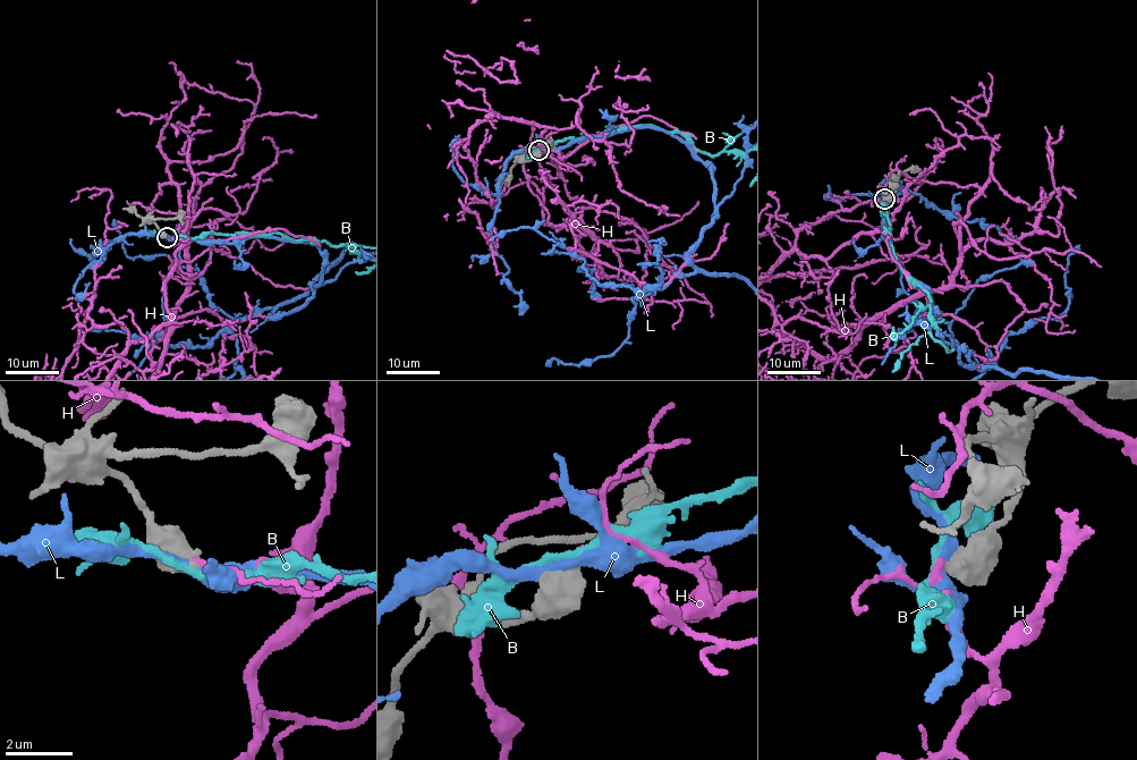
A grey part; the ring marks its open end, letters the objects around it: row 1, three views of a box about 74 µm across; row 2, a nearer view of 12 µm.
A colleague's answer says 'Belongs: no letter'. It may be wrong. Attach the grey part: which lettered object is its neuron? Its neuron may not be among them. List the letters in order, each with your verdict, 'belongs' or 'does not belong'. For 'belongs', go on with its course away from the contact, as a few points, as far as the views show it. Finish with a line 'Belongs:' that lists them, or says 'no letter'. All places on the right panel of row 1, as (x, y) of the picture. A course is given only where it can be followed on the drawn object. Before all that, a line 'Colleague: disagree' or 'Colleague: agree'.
Colleague: agree
B: does not belong
H: does not belong
L: does not belong
Belongs: no letter

